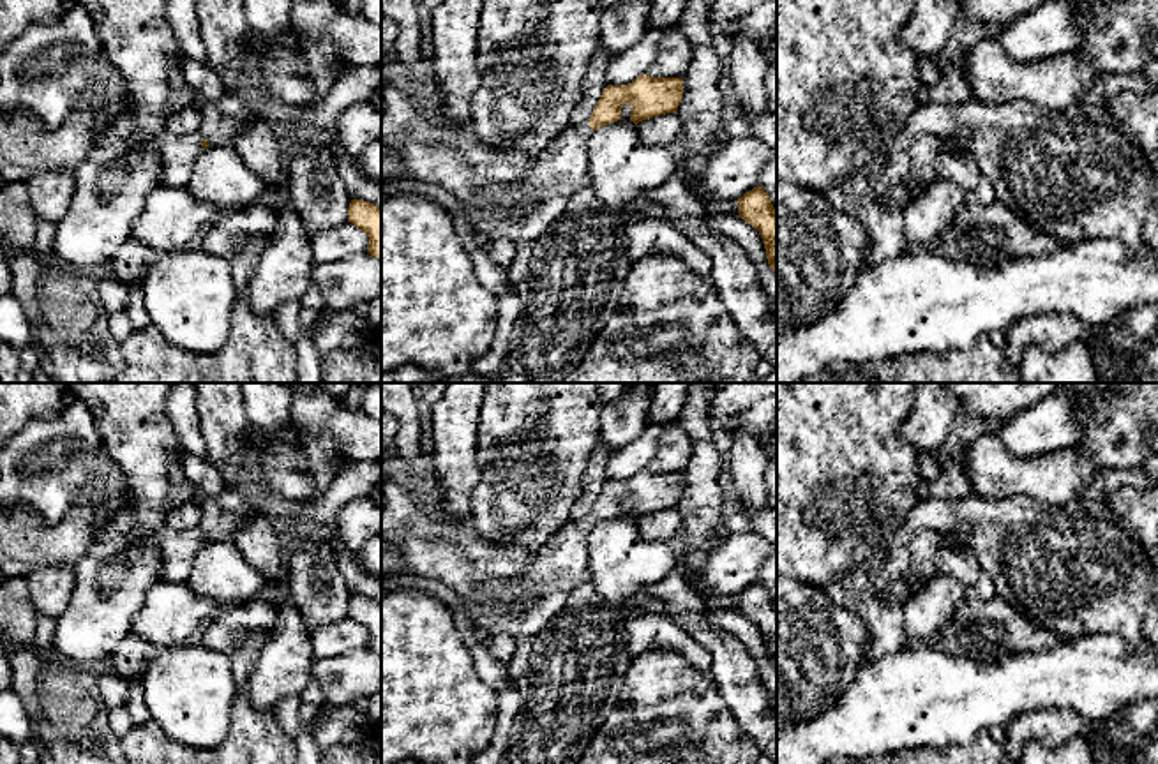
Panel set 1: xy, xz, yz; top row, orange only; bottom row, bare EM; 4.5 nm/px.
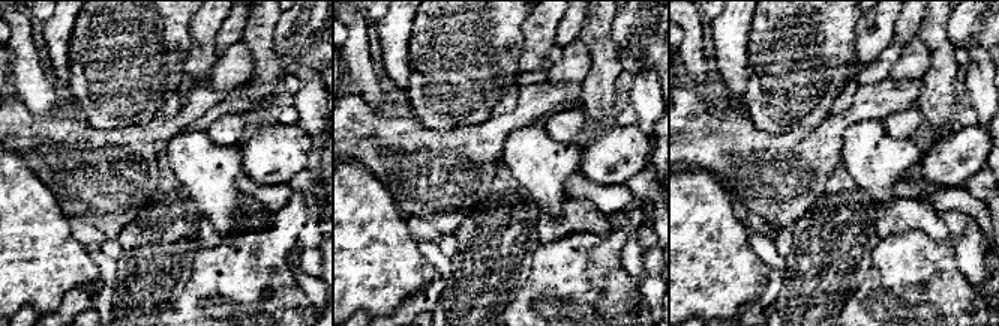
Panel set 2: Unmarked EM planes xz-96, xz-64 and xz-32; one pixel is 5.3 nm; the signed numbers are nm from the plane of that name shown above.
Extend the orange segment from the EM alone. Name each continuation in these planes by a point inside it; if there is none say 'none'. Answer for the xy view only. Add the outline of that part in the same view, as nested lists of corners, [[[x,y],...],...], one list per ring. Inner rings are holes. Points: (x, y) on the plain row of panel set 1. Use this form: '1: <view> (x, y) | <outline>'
1: xy (179, 544) | [[[166,524],[157,531],[141,533],[139,538],[161,551],[161,579],[187,582],[196,552],[203,545],[203,531],[198,526]]]

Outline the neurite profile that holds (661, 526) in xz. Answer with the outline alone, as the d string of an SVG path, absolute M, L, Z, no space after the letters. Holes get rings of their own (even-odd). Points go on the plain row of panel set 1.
M665 508L637 519L641 535L651 542L669 542L681 535L683 519L676 508Z

